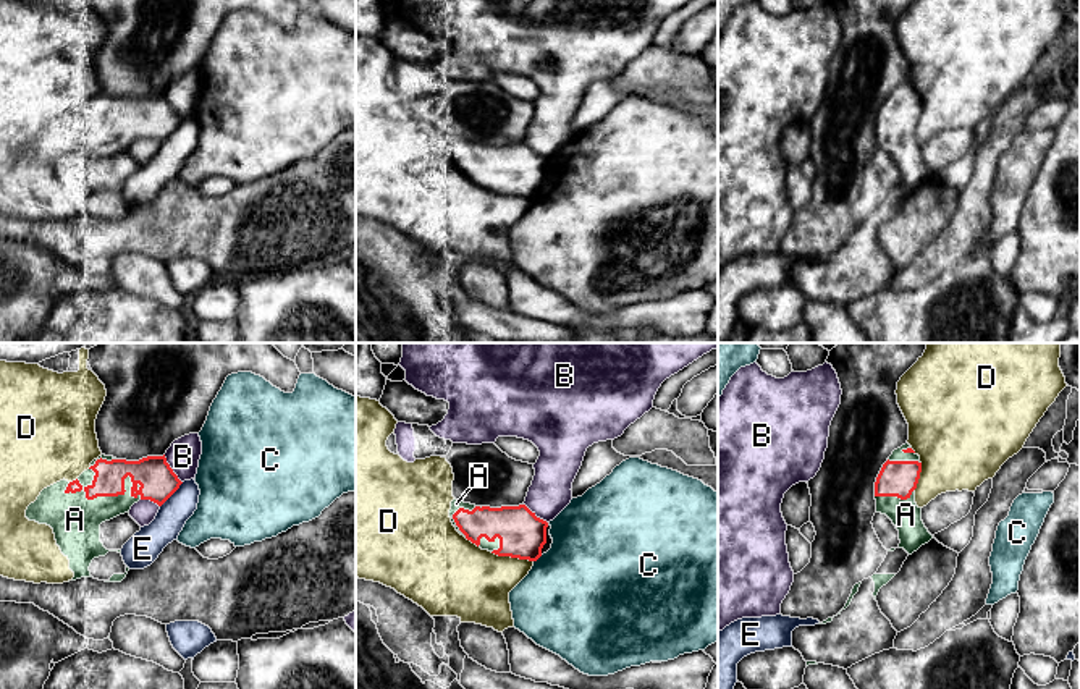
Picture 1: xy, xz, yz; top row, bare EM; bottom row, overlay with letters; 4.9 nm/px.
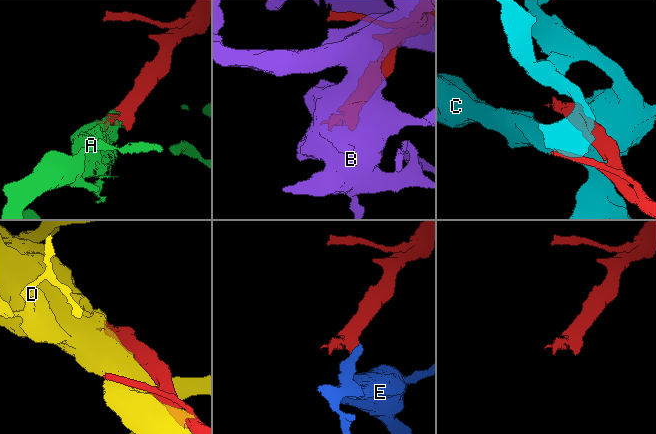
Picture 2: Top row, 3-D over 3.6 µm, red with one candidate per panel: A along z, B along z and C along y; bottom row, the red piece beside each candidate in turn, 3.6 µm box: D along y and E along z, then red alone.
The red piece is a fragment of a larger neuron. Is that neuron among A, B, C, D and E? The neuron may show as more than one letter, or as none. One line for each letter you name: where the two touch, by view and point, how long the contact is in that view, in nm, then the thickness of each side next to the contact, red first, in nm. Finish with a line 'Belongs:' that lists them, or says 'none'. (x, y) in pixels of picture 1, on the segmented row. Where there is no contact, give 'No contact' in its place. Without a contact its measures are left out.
A: Touches red at xy (113, 495). Shared border 400 nm. Thickness 180 nm (red) against 240 nm
Belongs: A

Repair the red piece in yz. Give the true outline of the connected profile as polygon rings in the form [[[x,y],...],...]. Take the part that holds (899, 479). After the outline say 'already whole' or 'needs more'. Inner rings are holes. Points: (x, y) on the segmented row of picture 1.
[[[905,443],[892,451],[875,482],[876,513],[892,521],[899,530],[899,548],[909,555],[933,539],[915,503],[920,472],[920,456]]] | needs more

